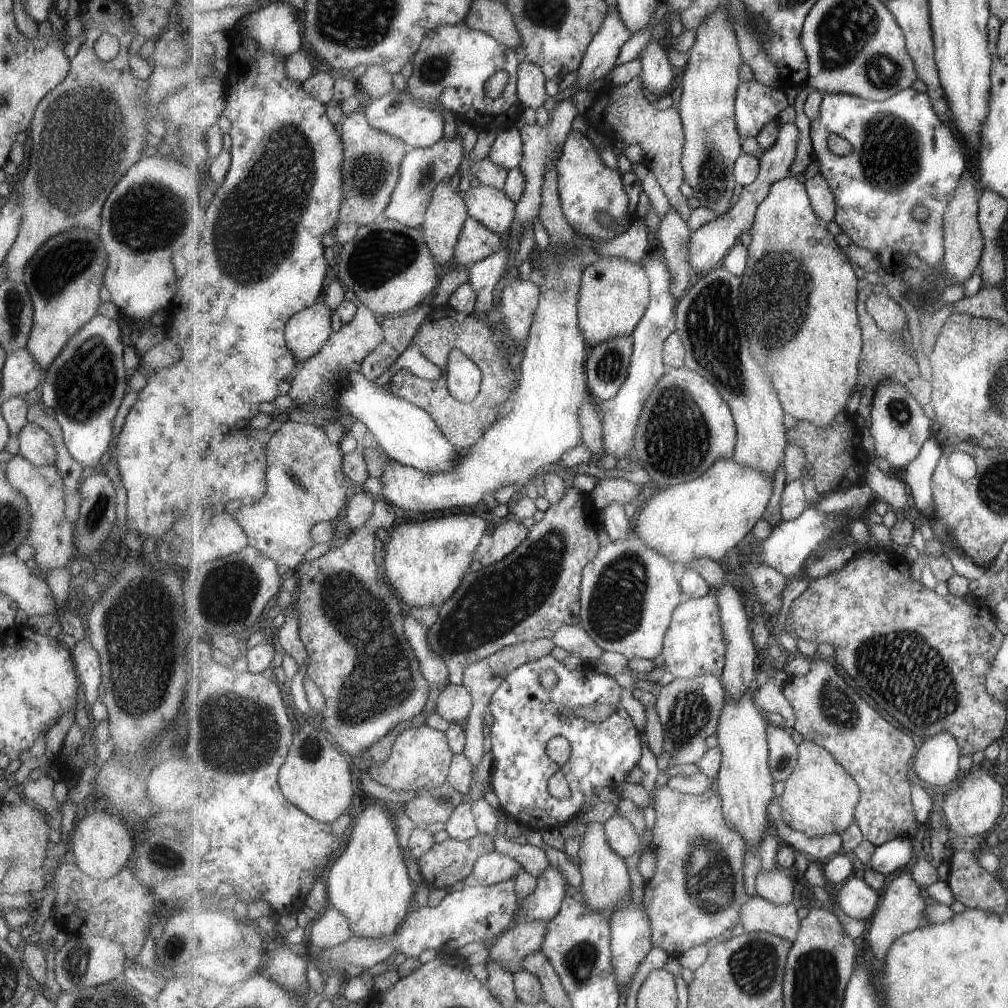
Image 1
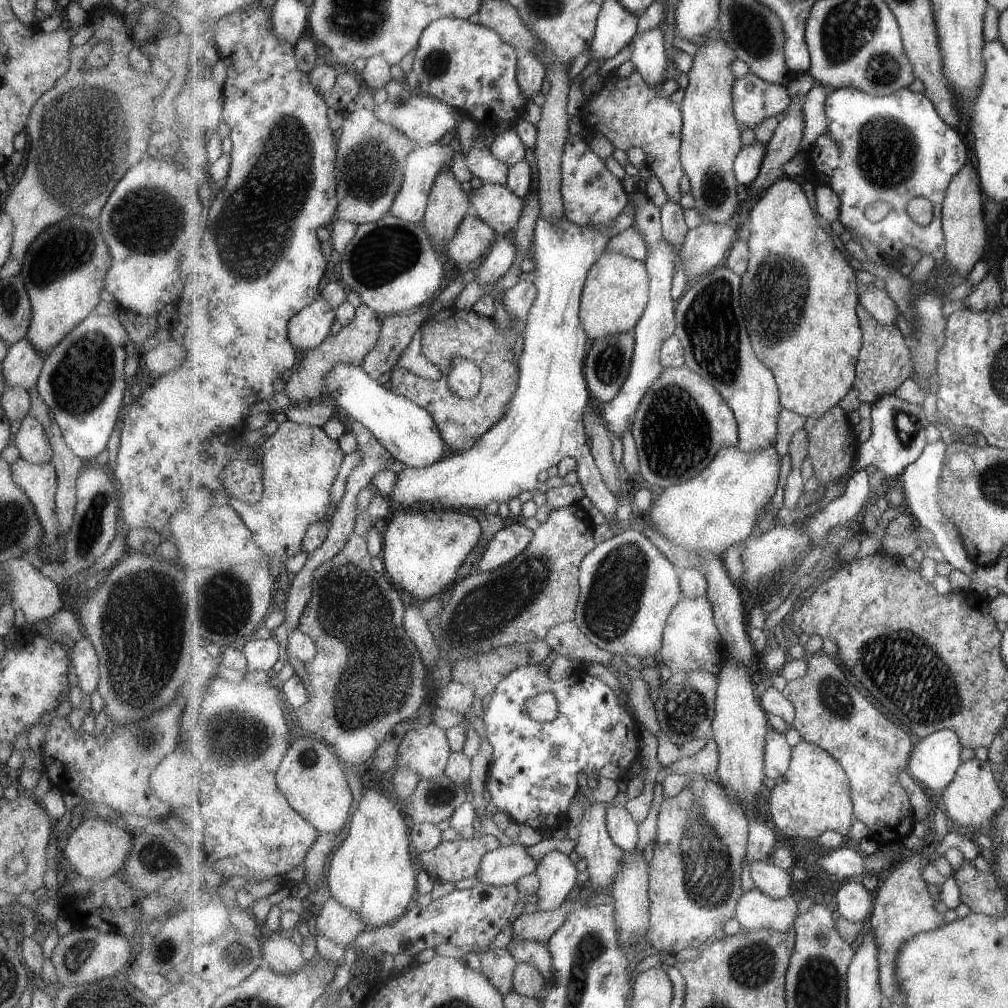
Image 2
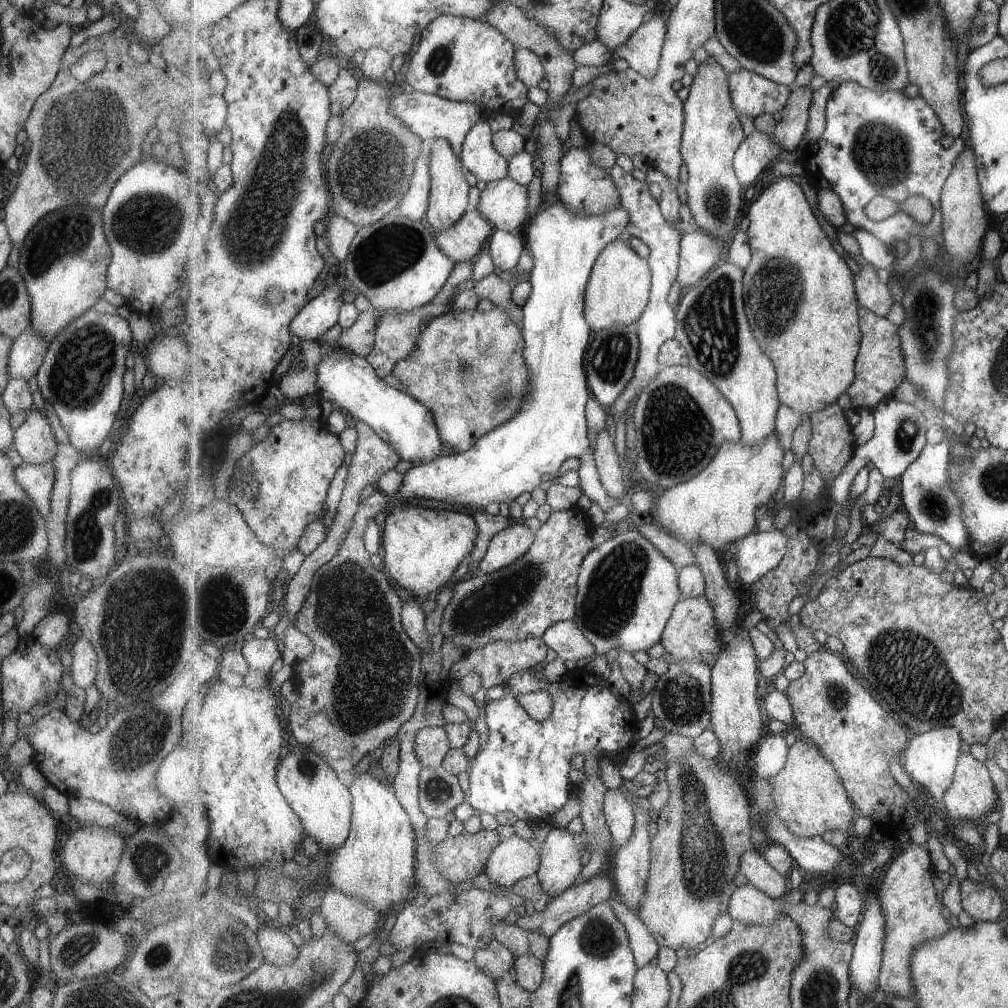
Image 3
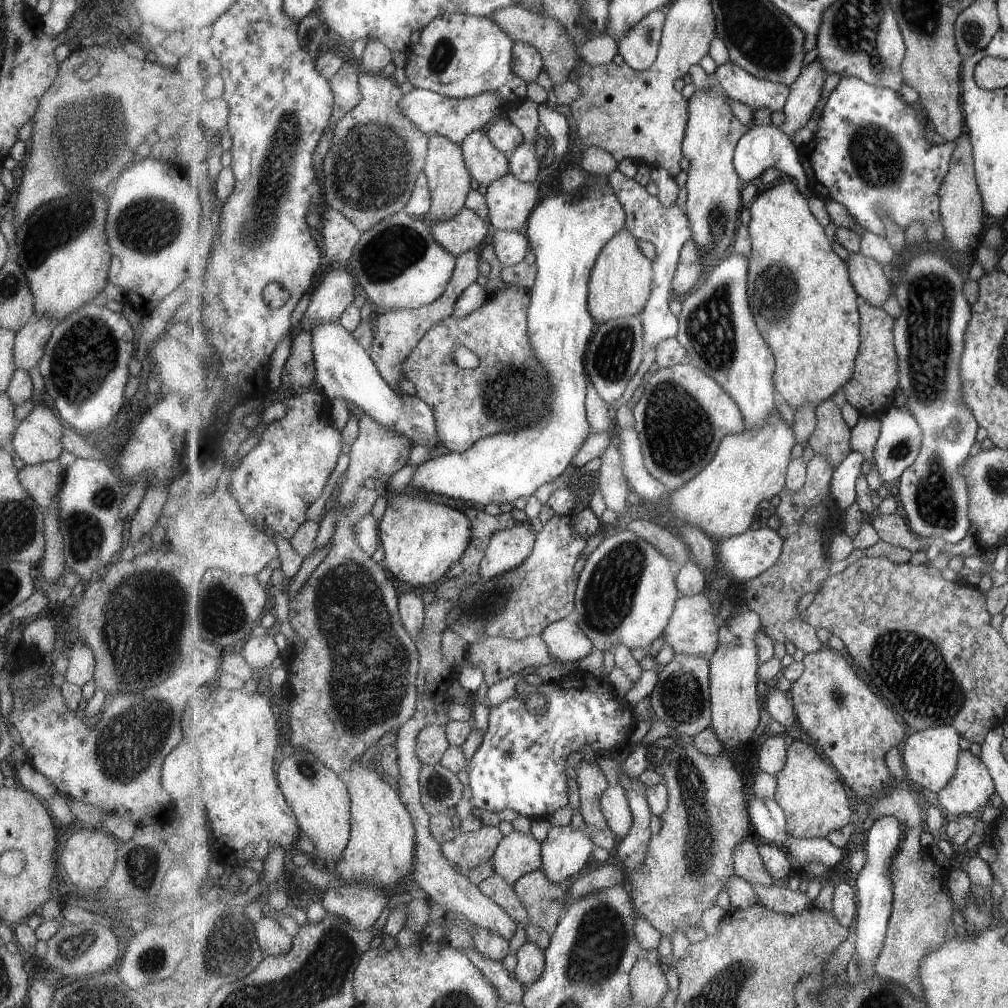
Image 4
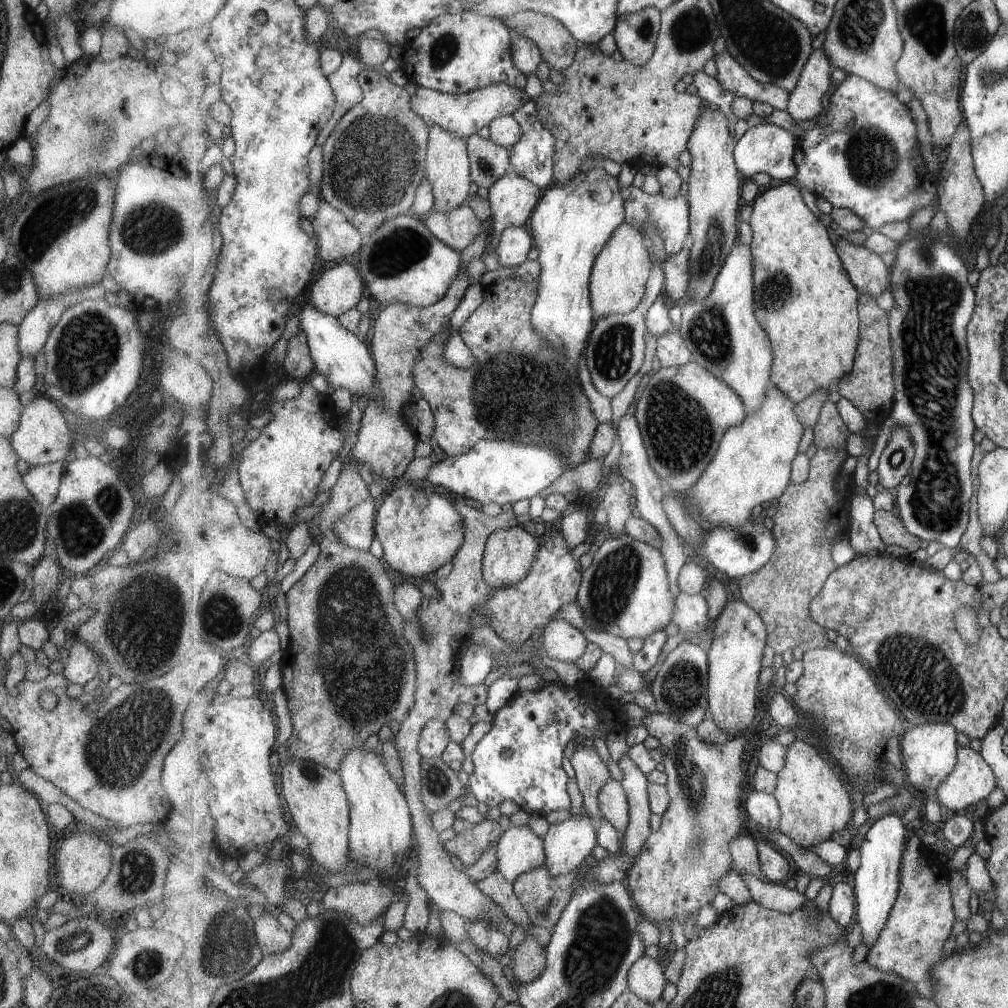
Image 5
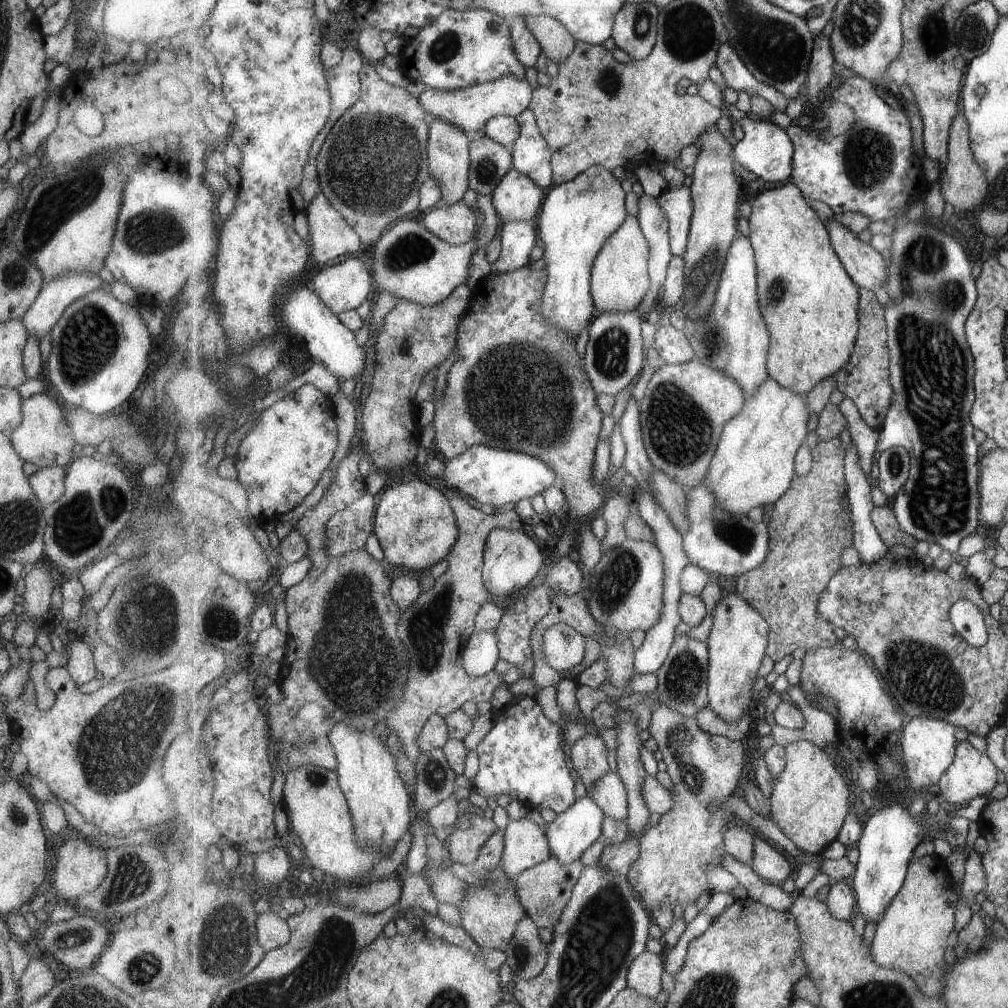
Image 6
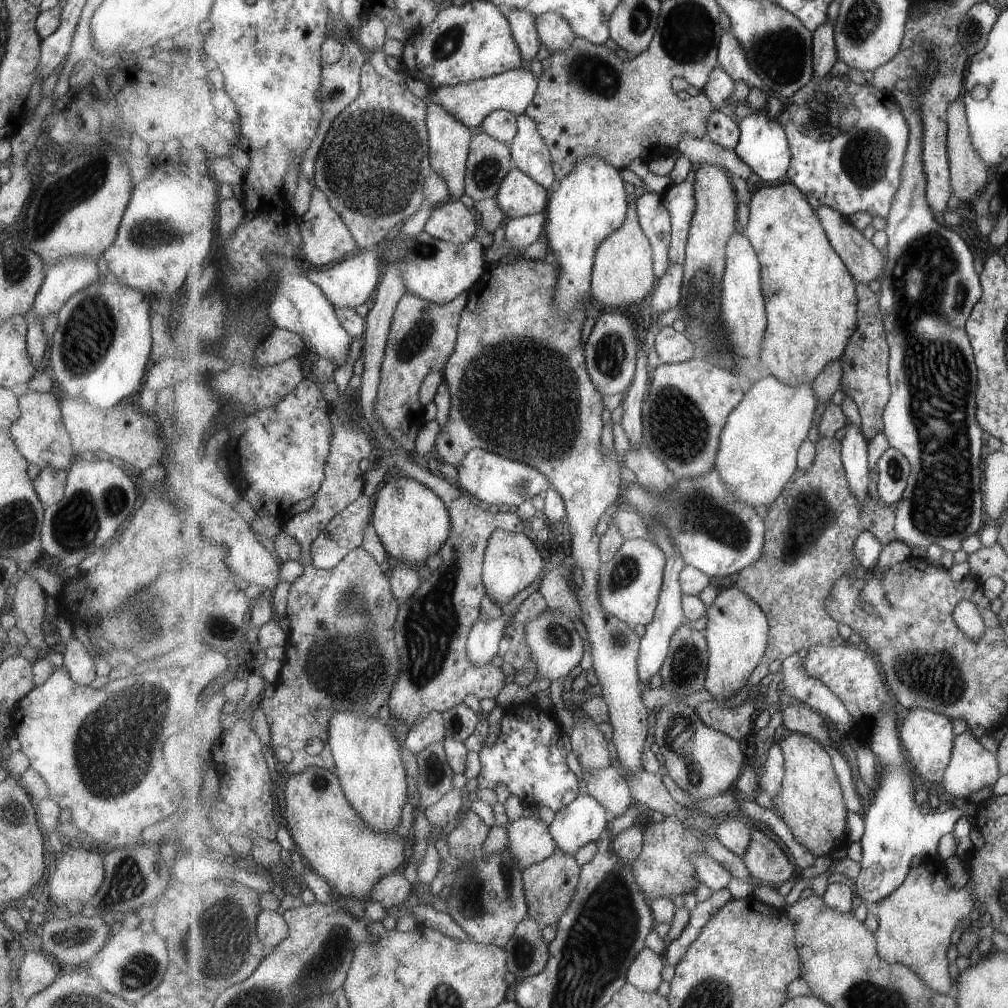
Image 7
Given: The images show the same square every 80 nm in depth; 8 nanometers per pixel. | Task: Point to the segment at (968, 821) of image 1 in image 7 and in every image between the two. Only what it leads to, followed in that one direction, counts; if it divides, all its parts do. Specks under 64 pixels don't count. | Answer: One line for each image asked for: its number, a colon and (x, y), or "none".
2: (972, 799)
3: (971, 795)
4: (971, 789)
5: (971, 782)
6: (972, 774)
7: (973, 766)

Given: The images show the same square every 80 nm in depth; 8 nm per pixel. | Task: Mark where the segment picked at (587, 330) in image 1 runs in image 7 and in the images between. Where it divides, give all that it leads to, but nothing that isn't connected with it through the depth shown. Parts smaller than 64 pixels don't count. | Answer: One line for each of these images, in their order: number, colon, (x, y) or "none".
2: (617, 292)
3: (618, 292)
4: (621, 284)
5: (619, 281)
6: (621, 278)
7: (624, 273)

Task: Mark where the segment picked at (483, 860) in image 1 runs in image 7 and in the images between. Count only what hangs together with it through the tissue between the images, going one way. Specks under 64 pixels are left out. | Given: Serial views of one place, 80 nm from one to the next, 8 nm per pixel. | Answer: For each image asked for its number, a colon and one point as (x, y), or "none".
2: (505, 865)
3: (515, 858)
4: (518, 854)
5: (520, 850)
6: (526, 844)
7: (531, 841)

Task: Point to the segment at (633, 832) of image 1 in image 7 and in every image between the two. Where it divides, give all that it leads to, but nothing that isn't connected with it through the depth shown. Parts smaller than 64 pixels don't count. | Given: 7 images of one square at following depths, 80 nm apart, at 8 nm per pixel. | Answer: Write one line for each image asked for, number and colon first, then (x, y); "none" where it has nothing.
2: (622, 826)
3: (621, 816)
4: (615, 804)
5: (614, 803)
6: (610, 792)
7: (608, 785)

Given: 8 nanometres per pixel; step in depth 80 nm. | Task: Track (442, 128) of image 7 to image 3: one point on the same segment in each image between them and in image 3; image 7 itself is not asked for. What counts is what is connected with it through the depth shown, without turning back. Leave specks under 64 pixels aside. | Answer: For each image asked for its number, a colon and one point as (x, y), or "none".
3: (449, 199)
4: (449, 176)
5: (449, 169)
6: (448, 146)

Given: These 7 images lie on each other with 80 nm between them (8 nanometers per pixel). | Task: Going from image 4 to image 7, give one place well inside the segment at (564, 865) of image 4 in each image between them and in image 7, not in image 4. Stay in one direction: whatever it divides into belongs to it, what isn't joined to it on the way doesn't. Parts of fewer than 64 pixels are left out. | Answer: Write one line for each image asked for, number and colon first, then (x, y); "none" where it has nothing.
5: (568, 844)
6: (574, 831)
7: (585, 820)

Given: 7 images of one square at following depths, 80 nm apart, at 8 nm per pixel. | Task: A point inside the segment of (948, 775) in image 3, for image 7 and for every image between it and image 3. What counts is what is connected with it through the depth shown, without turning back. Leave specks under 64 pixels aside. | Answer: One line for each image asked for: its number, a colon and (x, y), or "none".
4: (931, 757)
5: (930, 752)
6: (929, 746)
7: (928, 737)

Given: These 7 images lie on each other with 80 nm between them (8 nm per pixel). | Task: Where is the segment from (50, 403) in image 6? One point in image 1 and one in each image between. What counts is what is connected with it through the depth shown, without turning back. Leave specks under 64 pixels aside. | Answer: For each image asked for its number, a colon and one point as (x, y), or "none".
1: (35, 446)
2: (33, 445)
3: (33, 440)
4: (36, 439)
5: (42, 437)

